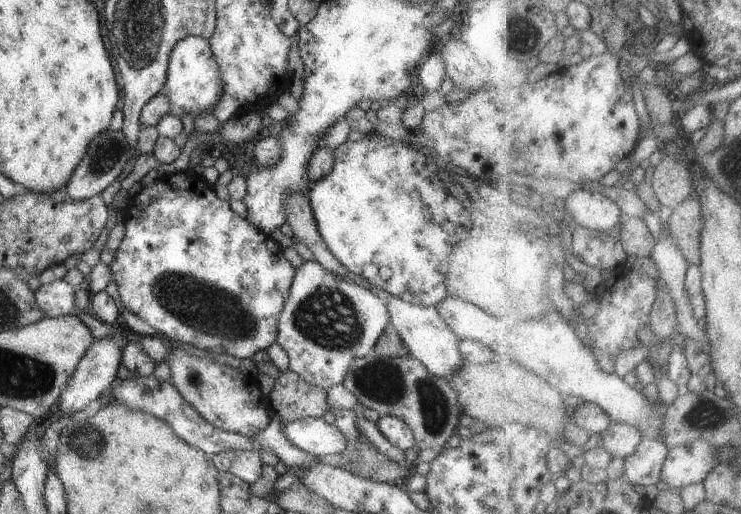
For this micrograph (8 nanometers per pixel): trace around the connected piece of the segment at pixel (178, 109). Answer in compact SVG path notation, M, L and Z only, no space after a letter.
M188 36L177 42L169 57L166 83L162 90L172 104L170 114L176 116L178 120L184 115L191 115L195 120L202 114L212 114L224 94L224 82L219 70L208 39Z

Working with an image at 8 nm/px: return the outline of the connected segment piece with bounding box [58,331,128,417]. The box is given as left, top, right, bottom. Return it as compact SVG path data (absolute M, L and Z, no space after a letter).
M112 332L112 336L106 338L95 339L86 355L80 360L76 371L70 376L66 388L58 398L58 409L62 414L69 417L76 412L86 409L86 407L94 400L102 397L103 391L108 390L117 380L117 372L121 364L121 356L123 348L127 344L126 337L121 332Z

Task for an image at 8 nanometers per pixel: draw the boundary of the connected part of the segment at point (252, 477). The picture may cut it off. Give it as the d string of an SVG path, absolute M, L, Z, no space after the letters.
M227 451L210 456L211 463L220 472L225 471L251 485L262 476L262 460L258 451Z

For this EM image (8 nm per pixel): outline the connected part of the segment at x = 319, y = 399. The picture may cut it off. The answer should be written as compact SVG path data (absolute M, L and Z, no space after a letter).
M284 371L269 394L273 415L280 420L322 417L328 411L327 391L305 382L298 374Z

